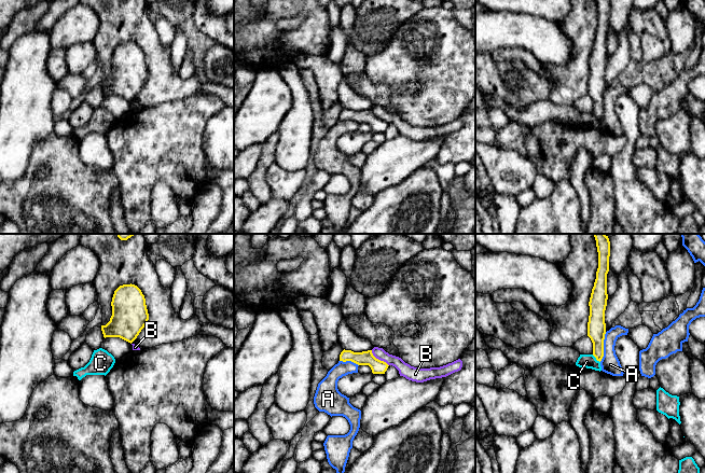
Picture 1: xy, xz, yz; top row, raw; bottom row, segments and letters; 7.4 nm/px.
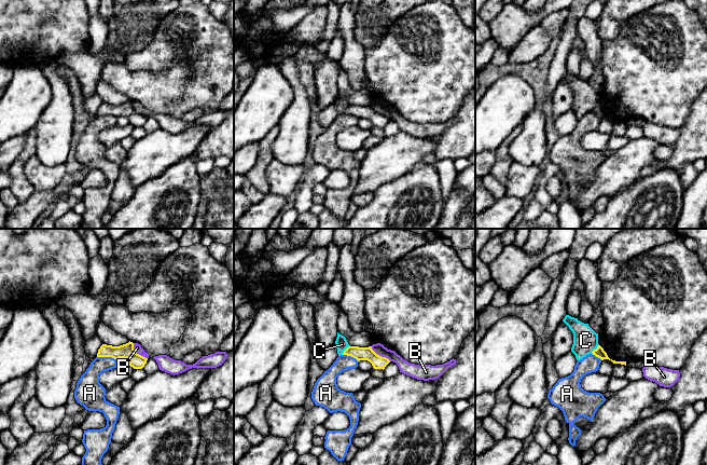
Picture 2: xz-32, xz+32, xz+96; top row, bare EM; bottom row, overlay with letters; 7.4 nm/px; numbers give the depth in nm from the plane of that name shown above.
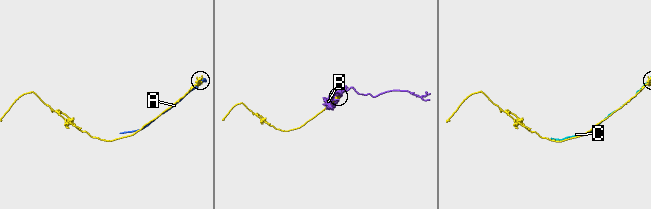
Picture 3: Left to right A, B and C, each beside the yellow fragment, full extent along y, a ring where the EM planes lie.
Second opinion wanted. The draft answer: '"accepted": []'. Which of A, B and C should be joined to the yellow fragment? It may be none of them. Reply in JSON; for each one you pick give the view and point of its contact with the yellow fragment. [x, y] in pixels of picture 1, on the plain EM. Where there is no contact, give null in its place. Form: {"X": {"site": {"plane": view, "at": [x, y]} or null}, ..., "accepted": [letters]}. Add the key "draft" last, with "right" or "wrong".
{"accepted": [], "draft": "right"}

